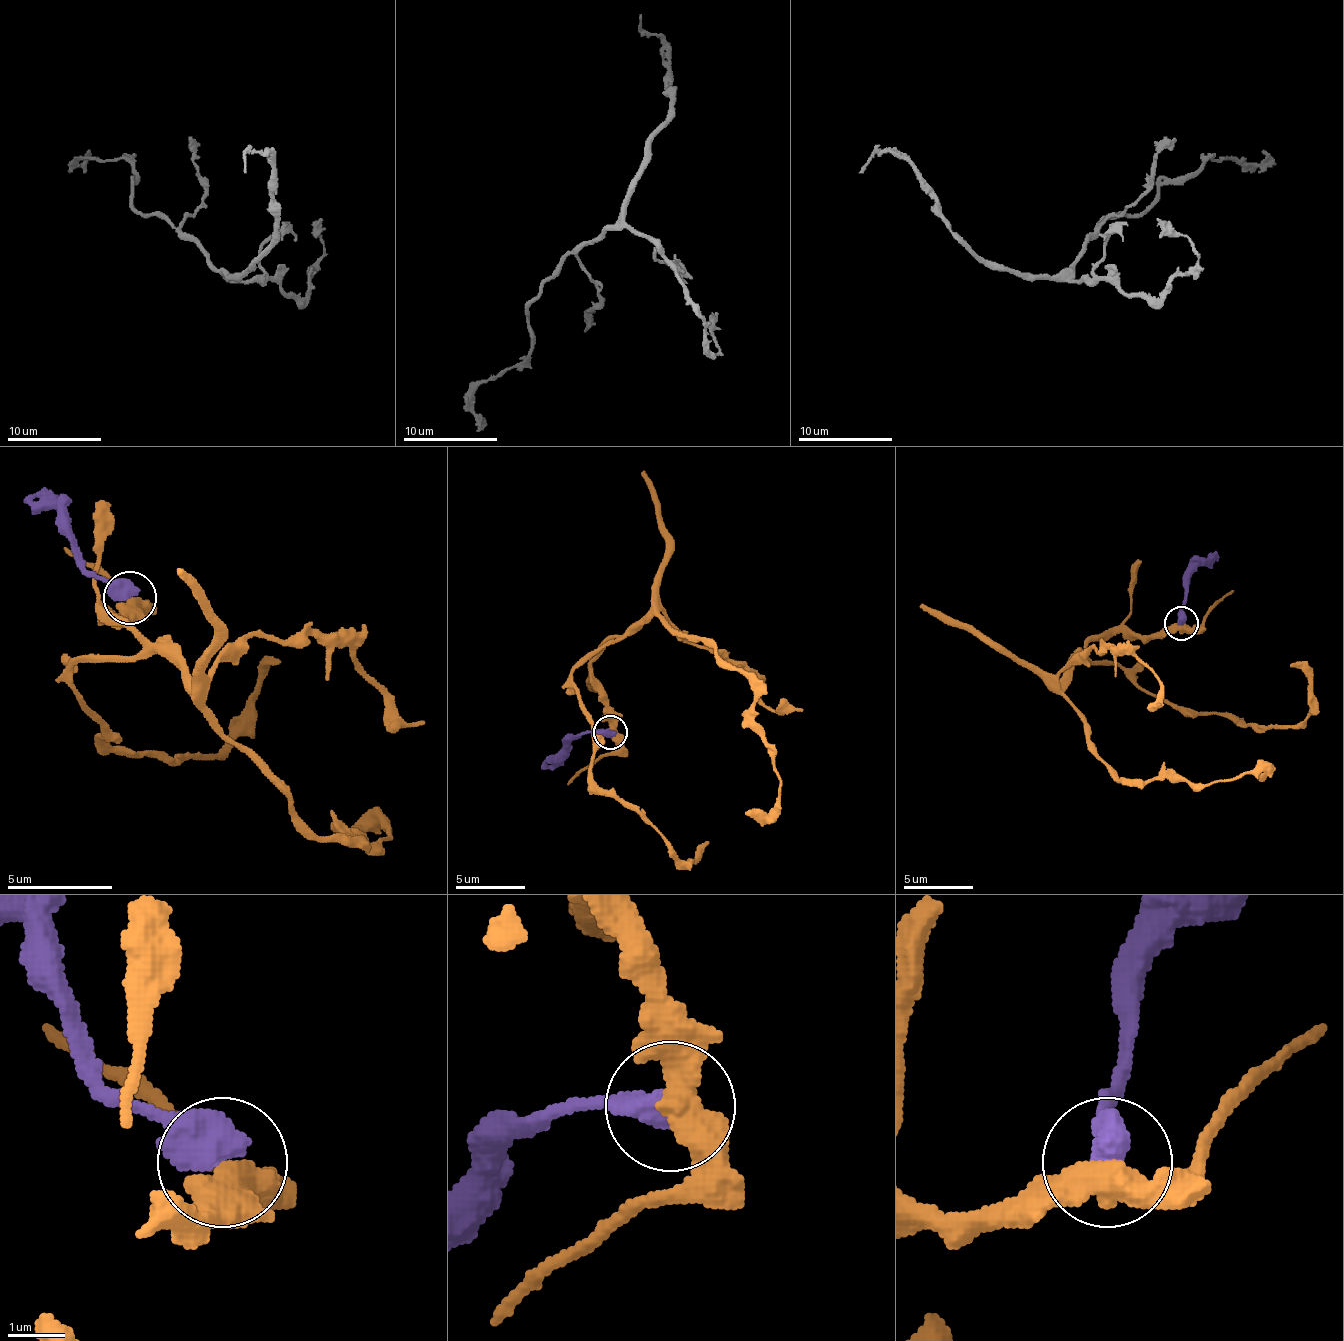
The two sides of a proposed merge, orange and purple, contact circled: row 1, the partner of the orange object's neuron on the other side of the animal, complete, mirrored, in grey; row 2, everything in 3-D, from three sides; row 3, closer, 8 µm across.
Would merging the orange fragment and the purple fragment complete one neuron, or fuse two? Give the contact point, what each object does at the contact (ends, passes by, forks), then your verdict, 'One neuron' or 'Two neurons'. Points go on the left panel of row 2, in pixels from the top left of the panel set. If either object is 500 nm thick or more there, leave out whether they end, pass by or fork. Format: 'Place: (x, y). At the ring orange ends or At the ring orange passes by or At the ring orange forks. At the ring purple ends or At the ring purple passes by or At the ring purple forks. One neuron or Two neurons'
Place: (129, 598). Two neurons

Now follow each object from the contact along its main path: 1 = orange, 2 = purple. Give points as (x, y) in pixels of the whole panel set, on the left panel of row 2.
1: (131, 596), (120, 618), (99, 612), (184, 676), (316, 835), (390, 835), (374, 824), (337, 840)
2: (131, 596), (94, 575), (83, 565), (73, 527), (25, 496)

